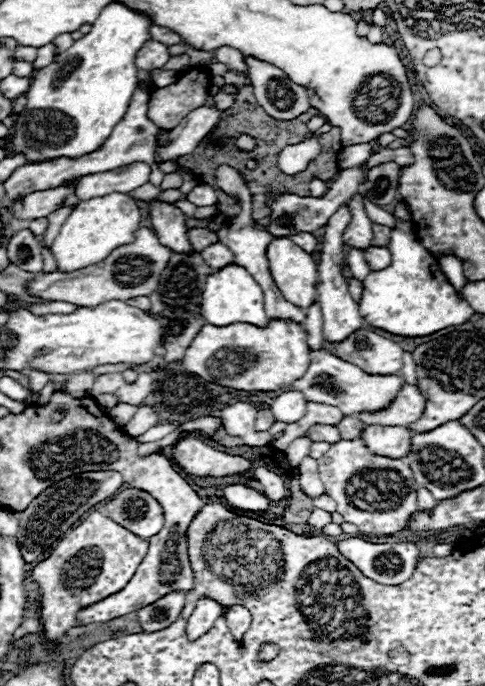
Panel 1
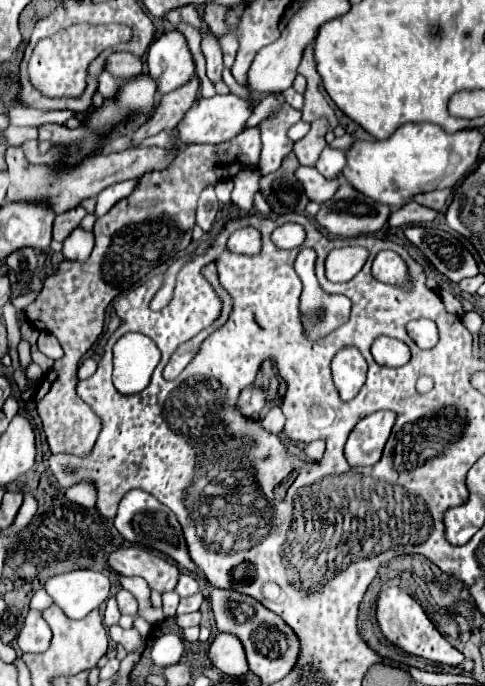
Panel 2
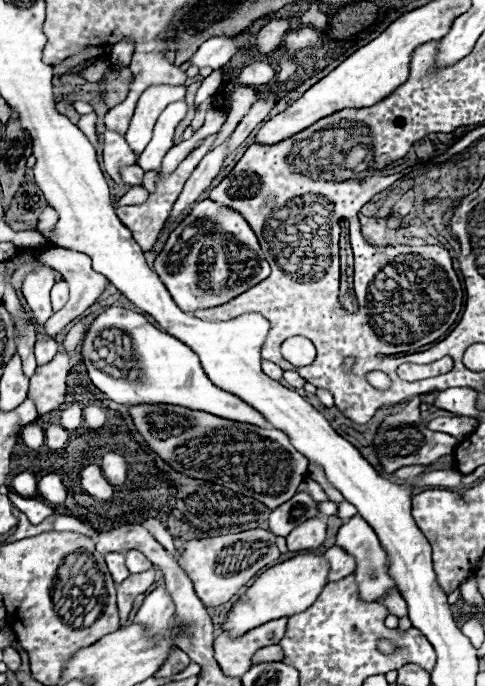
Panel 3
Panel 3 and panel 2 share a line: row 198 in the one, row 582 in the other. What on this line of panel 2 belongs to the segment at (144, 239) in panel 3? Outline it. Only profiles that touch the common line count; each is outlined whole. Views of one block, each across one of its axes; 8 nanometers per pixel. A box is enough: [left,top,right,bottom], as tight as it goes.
[108,546,178,594]

